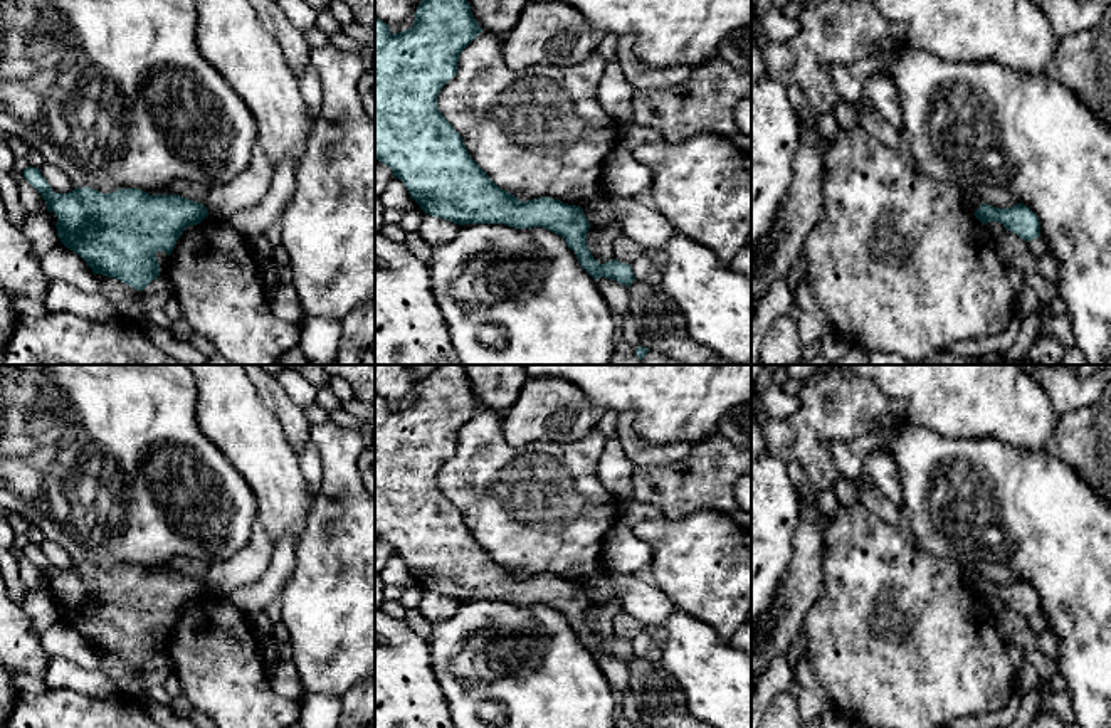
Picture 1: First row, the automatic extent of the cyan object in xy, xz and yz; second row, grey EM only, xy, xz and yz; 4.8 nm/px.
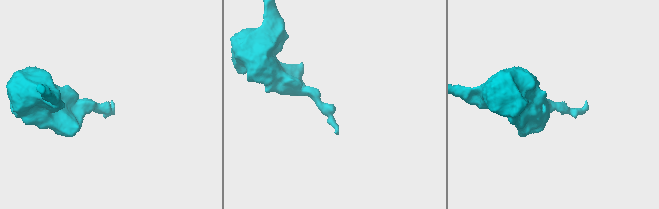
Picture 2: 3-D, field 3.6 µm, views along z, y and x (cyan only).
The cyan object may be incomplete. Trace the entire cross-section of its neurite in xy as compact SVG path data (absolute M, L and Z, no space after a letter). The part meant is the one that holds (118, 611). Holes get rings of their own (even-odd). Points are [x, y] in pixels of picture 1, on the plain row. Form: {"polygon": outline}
{"polygon": "M39 545L24 546L24 555L42 572L47 587L57 593L57 614L79 630L94 651L114 654L136 667L143 667L160 652L156 629L171 630L180 610L188 602L208 593L207 583L180 572L150 572L140 565L121 565L101 570L94 565L74 565L69 570L55 570Z"}

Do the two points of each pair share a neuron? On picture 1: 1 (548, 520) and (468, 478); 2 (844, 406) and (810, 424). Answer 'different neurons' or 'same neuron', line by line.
1: same neuron
2: same neuron

